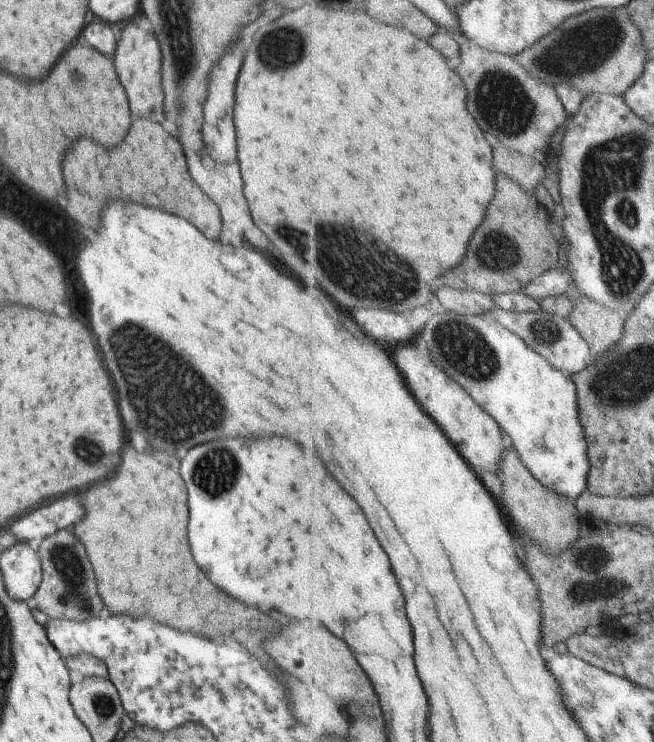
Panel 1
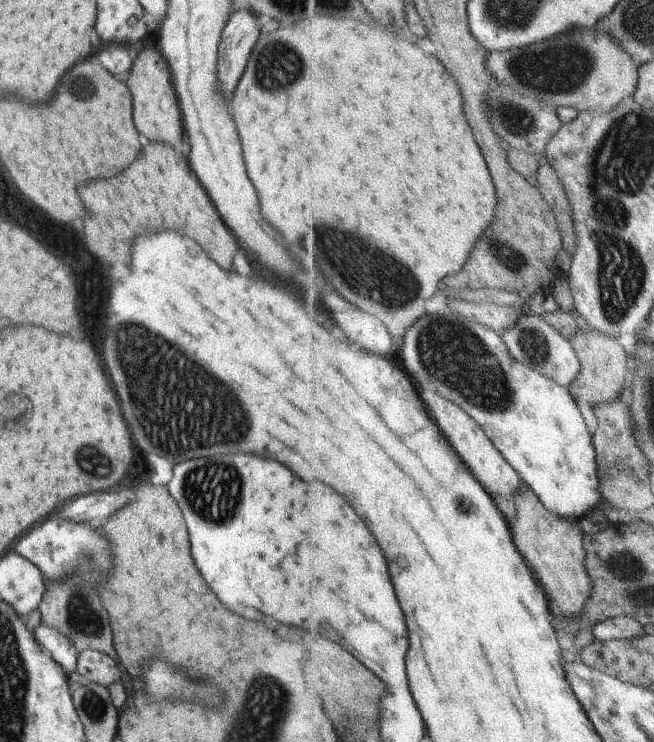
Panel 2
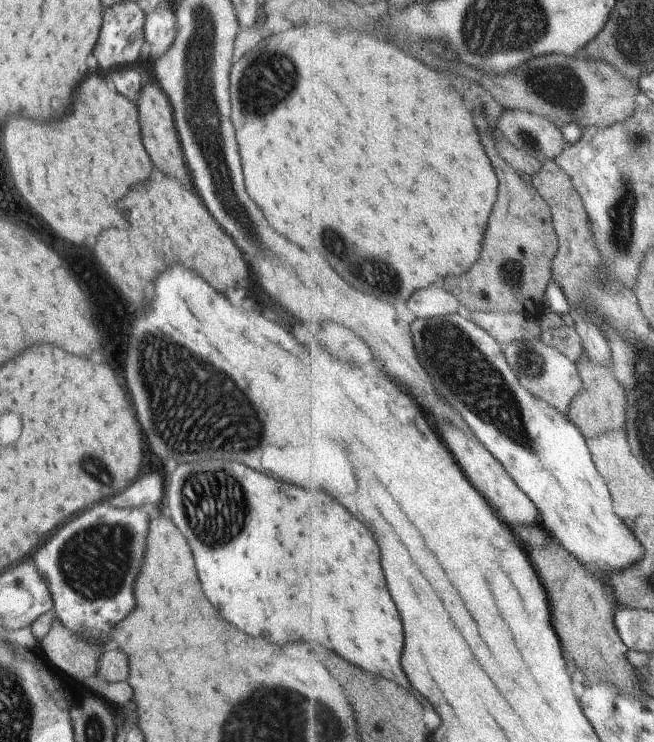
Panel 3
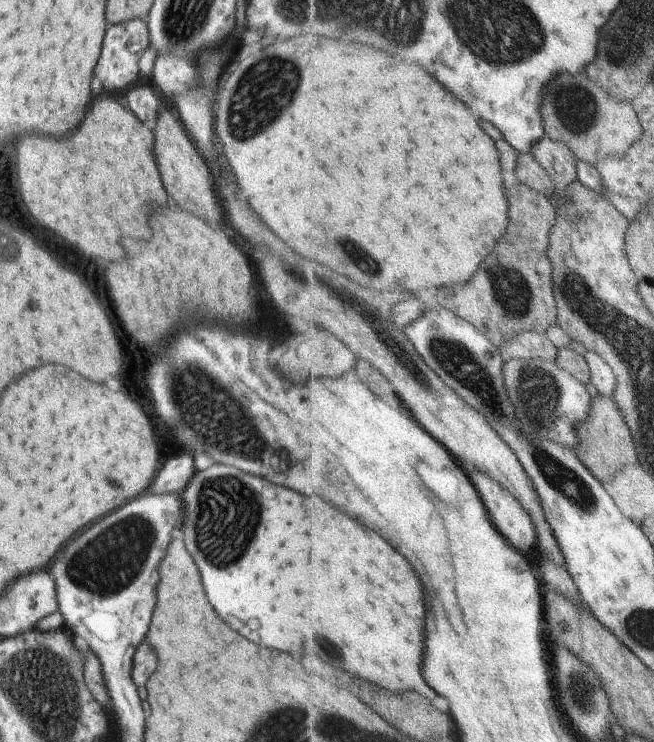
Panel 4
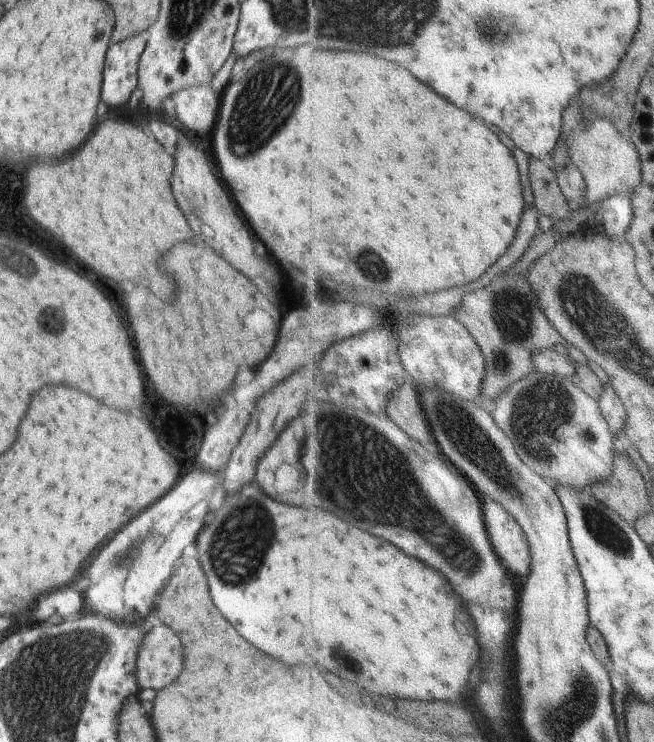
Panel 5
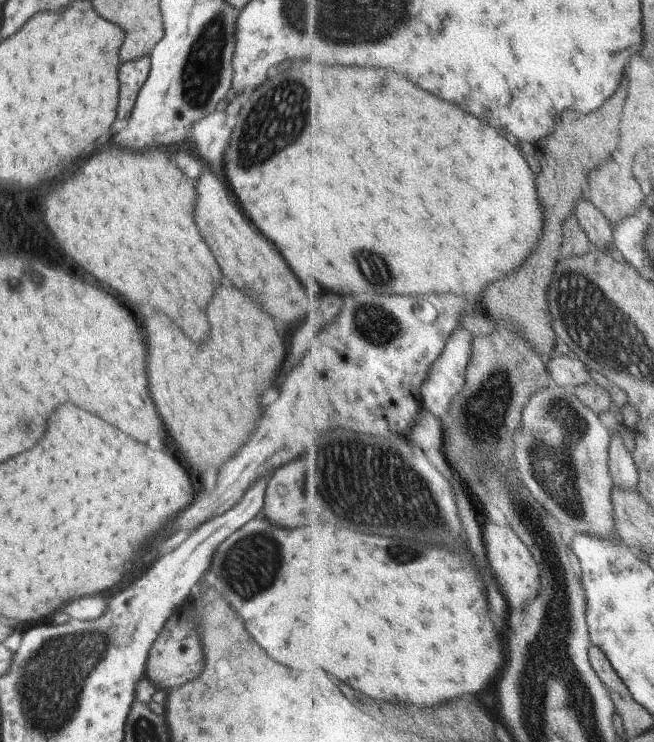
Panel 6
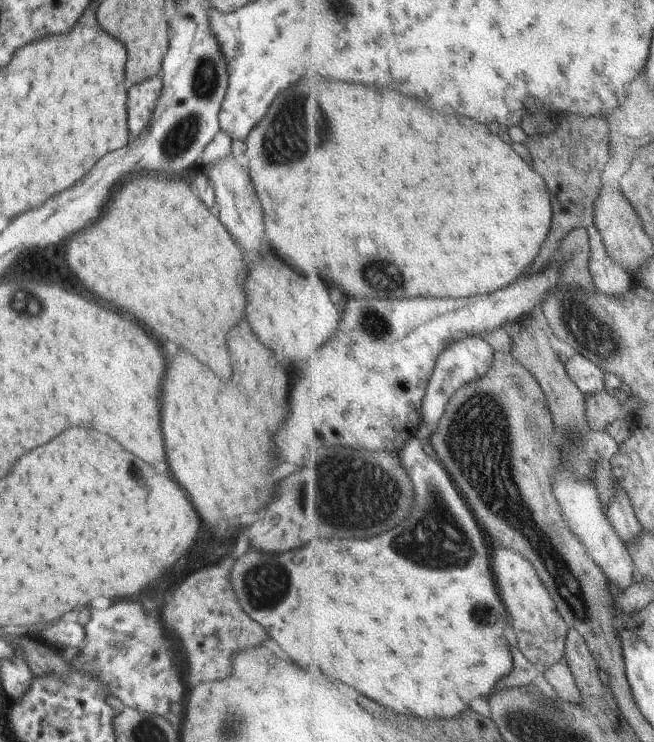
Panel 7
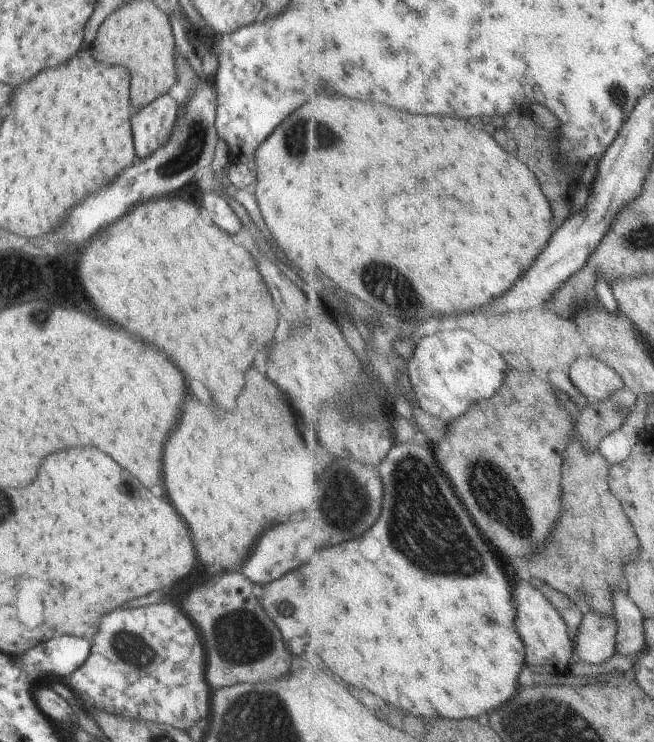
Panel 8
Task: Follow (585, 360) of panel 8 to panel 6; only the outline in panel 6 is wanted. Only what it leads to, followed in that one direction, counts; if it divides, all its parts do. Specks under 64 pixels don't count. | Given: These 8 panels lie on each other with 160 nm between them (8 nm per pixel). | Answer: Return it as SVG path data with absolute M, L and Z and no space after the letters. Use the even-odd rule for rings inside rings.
M572 353L569 355L558 354L555 360L550 358L549 362L547 362L547 368L552 376L553 383L562 387L577 388L585 386L587 383L592 381L589 367L579 357Z

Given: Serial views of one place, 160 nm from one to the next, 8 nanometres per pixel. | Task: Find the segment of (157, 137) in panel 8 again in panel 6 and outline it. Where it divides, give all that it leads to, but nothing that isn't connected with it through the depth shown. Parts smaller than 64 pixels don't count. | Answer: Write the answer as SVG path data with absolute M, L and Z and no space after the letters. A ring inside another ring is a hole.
M143 55L132 61L121 62L117 74L119 80L119 104L117 120L123 120L134 106L139 89L147 80L150 71L150 58Z

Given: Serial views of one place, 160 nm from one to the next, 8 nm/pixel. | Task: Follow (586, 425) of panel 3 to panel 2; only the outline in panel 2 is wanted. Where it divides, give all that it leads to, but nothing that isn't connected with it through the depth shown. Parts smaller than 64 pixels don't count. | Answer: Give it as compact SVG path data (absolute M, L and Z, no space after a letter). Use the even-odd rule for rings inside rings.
M589 328L587 331L581 330L571 338L572 345L582 364L580 375L574 380L571 386L571 394L575 400L585 400L597 405L613 403L622 396L622 393L628 389L629 380L631 380L631 362L628 353L621 344L617 344L617 337L602 335Z

